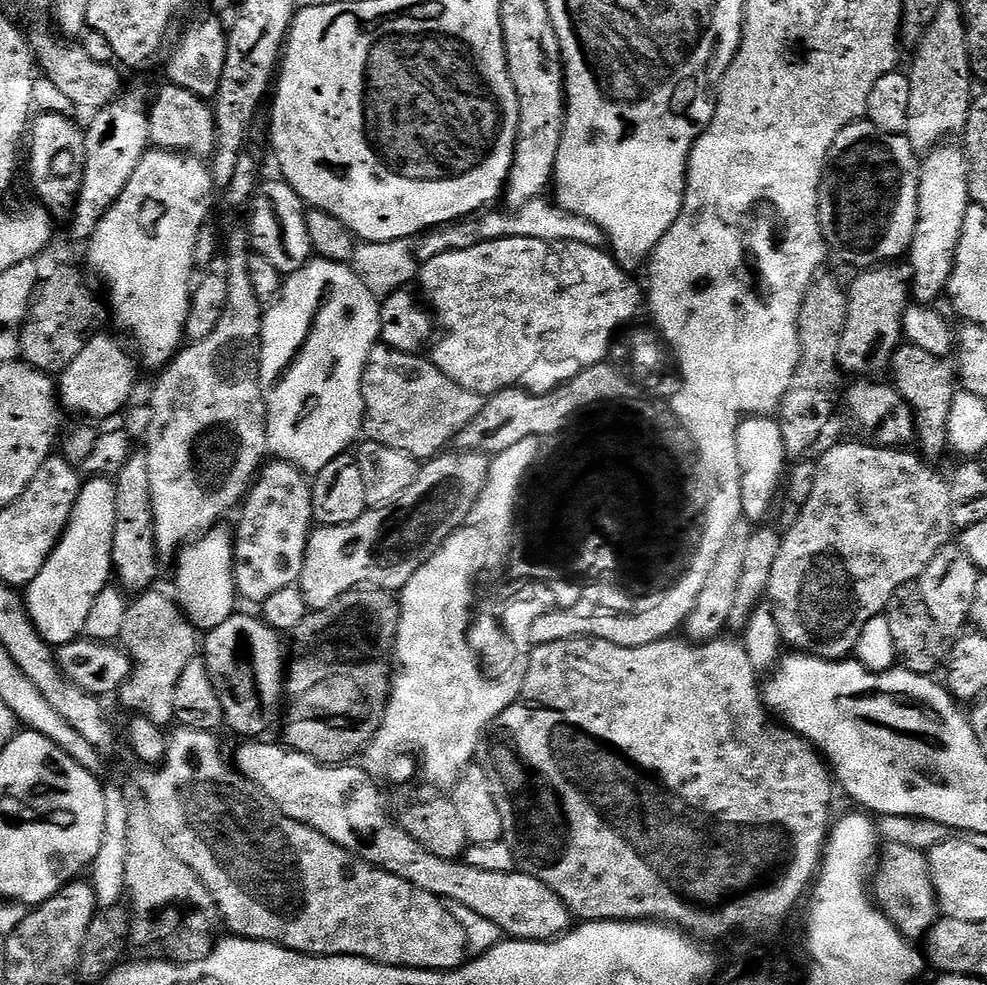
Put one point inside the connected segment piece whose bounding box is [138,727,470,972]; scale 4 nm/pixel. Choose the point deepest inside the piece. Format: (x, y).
(273, 879)

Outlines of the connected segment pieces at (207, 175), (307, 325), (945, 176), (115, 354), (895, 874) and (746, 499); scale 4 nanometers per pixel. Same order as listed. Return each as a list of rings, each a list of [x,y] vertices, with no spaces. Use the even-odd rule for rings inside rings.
[[[150,150],[142,158],[138,170],[134,170],[134,178],[130,178],[130,182],[126,182],[126,190],[122,190],[122,194],[116,199],[114,206],[105,214],[102,218],[102,222],[96,227],[91,240],[87,241],[88,264],[92,267],[93,272],[91,272],[91,275],[93,277],[96,275],[97,278],[104,283],[105,290],[108,291],[106,300],[110,305],[111,319],[113,316],[113,318],[116,319],[117,326],[124,332],[132,332],[133,338],[136,339],[137,349],[135,348],[135,351],[138,353],[143,367],[145,364],[148,368],[156,368],[155,370],[163,369],[176,359],[177,352],[180,351],[182,345],[185,343],[184,327],[186,326],[186,318],[190,310],[192,290],[194,287],[194,279],[192,280],[192,272],[194,273],[194,246],[198,242],[198,238],[203,233],[206,225],[209,223],[208,211],[212,208],[212,192],[214,193],[212,174],[209,165],[205,163],[203,159],[179,152]]]
[[[313,258],[302,269],[285,279],[284,291],[281,292],[279,300],[265,311],[264,329],[260,335],[260,381],[264,387],[264,401],[268,411],[268,450],[275,459],[293,464],[295,468],[299,468],[305,474],[315,474],[326,466],[330,466],[330,462],[334,462],[334,458],[345,455],[361,439],[364,427],[362,374],[373,348],[377,347],[379,339],[380,300],[366,290],[366,286],[362,284],[361,279],[348,264]]]
[[[945,142],[932,149],[919,165],[918,222],[910,249],[910,296],[917,305],[932,306],[948,291],[954,258],[958,254],[958,238],[962,238],[962,222],[970,203],[968,195],[968,158],[959,143]]]
[[[93,335],[82,354],[78,354],[78,358],[74,358],[74,362],[70,362],[70,366],[66,366],[66,370],[58,377],[61,409],[65,413],[73,412],[74,415],[80,416],[76,418],[87,418],[92,422],[118,415],[131,402],[132,391],[136,388],[137,357],[124,349],[122,341],[104,335]]]
[[[885,843],[878,852],[870,892],[881,912],[909,941],[927,937],[938,919],[938,901],[930,878],[927,855],[905,844]],[[885,847],[885,848],[884,848]],[[920,936],[920,937],[919,937]]]
[[[750,416],[741,419],[736,428],[736,453],[740,467],[743,519],[748,522],[760,522],[756,520],[767,514],[775,498],[777,501],[782,481],[786,476],[784,462],[789,459],[789,454],[784,449],[779,419],[772,416]]]

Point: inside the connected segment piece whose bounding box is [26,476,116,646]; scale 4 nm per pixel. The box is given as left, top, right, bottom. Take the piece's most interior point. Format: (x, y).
(59, 600)

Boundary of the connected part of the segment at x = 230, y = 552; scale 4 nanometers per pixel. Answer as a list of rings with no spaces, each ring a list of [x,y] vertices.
[[[217,526],[199,540],[193,540],[179,553],[176,564],[176,592],[184,615],[197,630],[211,630],[222,626],[226,618],[237,611],[238,597],[236,595],[236,550],[234,536],[224,526]]]

